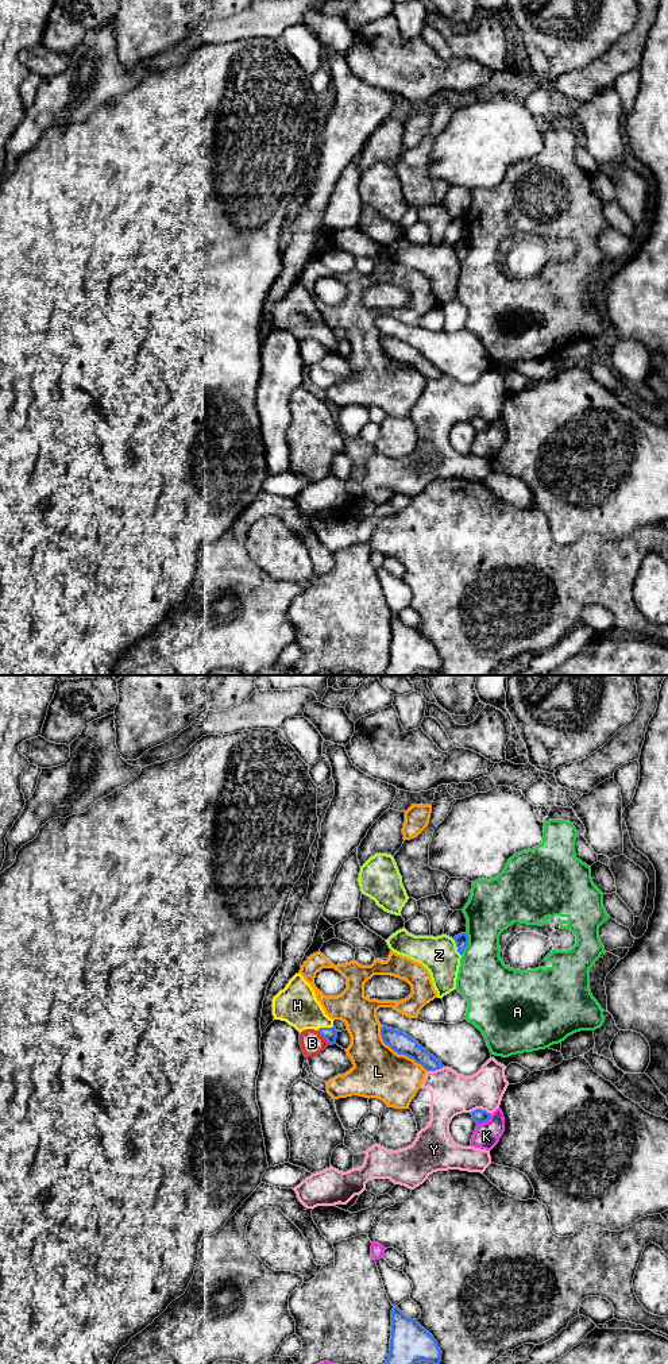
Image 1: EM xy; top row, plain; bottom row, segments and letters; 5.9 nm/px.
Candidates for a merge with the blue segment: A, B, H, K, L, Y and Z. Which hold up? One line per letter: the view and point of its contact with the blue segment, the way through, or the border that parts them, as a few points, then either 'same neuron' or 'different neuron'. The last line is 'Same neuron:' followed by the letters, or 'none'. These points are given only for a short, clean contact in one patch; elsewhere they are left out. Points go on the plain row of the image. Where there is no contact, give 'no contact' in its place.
A: contact xy (467, 251); different neuron
B: contact xy (324, 346); different neuron
H: contact xy (324, 336); way xy (328, 342), (324, 336), (297, 313); same neuron
K: contact xy (485, 430); different neuron
L: contact xy (397, 361); different neuron
Y: contact xy (481, 417); different neuron
Z: contact xy (456, 254); different neuron
Same neuron: H

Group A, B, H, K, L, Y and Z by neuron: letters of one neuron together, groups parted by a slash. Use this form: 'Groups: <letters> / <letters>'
Groups: A / B / H / K / L / Y / Z

